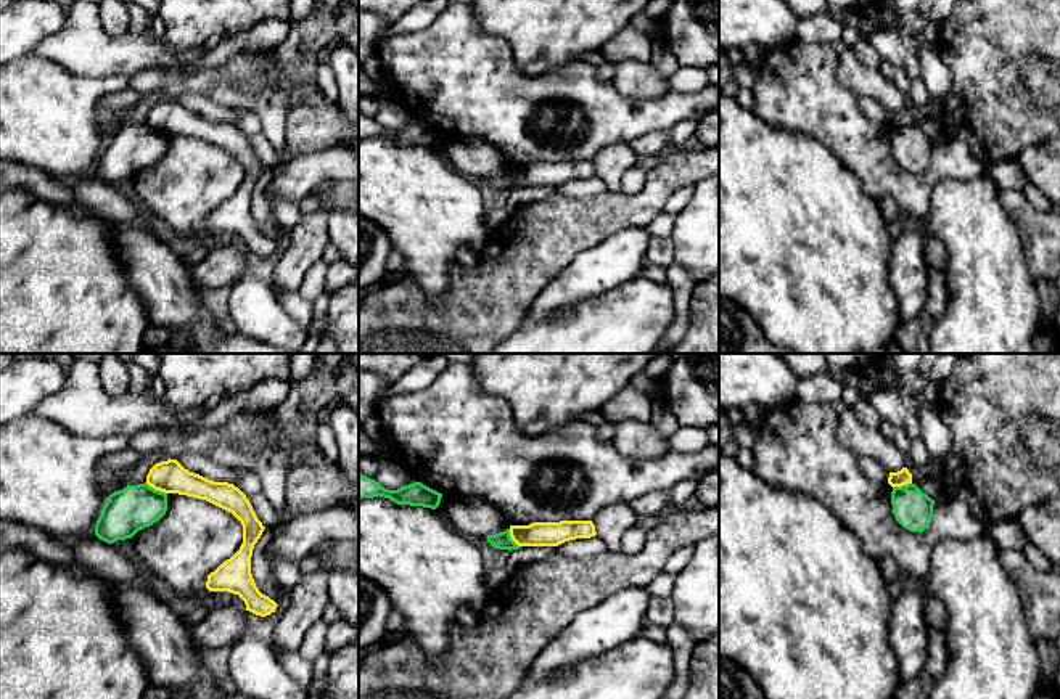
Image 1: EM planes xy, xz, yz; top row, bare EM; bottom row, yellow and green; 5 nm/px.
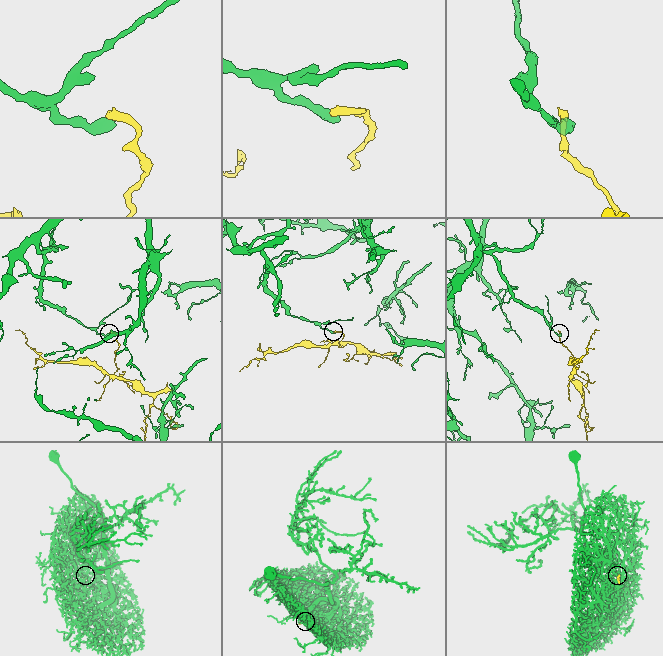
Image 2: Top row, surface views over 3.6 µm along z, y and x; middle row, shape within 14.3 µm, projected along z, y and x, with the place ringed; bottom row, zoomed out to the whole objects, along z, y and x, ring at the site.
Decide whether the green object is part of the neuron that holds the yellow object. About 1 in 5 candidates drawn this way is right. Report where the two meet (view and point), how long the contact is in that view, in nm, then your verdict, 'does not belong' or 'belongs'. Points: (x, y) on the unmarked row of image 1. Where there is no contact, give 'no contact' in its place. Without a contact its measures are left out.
xy (156, 129) | 130 nm | does not belong

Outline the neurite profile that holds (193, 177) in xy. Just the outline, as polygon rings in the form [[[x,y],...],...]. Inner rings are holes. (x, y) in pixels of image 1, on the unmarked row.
[[[167,133],[166,154],[132,180],[151,215],[179,235],[204,238],[207,215],[240,190],[243,166],[206,140]]]

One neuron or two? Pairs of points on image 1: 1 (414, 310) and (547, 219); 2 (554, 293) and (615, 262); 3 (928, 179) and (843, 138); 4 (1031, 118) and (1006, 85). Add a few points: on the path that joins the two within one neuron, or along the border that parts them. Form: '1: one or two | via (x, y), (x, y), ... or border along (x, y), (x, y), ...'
1: one | via (447, 310), (456, 310), (513, 253)
2: one | via (568, 288), (600, 267)
3: one | via (907, 180), (888, 177), (864, 153)
4: one | via (1023, 110), (1007, 94)

